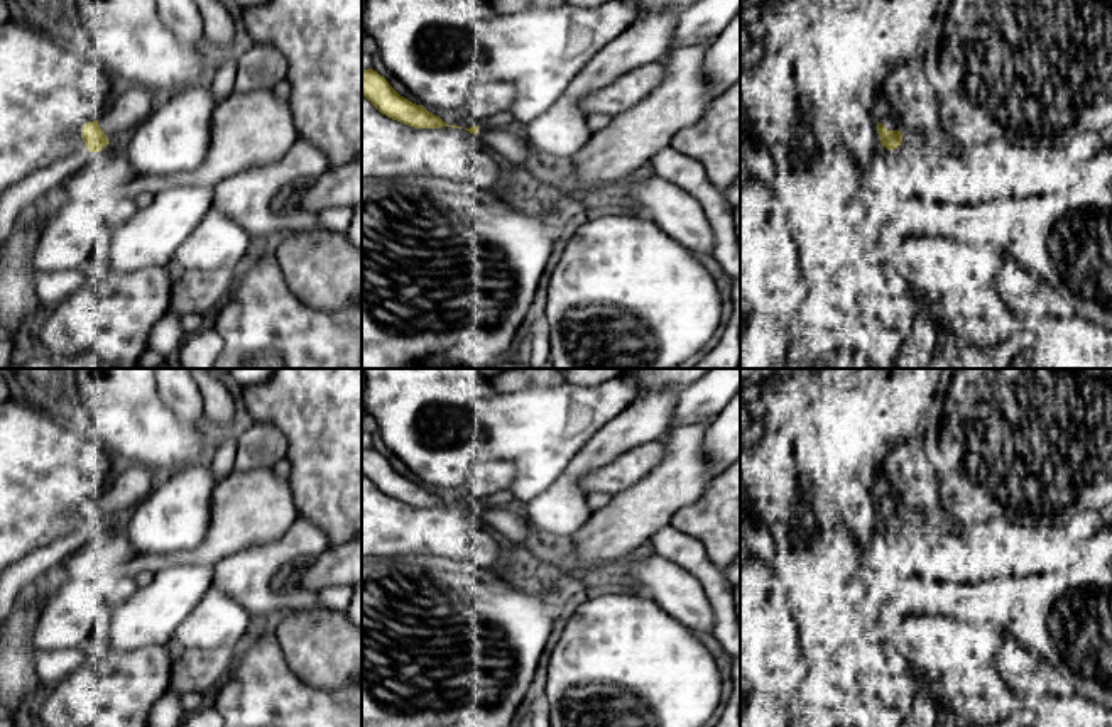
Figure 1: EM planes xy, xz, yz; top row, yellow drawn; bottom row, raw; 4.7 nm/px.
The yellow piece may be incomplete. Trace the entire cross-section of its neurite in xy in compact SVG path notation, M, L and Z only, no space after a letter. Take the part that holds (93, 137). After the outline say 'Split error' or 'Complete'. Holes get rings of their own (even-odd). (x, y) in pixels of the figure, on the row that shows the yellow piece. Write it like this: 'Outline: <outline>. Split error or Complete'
Outline: M120 86L106 112L81 127L81 139L90 152L103 150L110 142L122 140L140 125L157 105L159 96L140 86Z. Split error

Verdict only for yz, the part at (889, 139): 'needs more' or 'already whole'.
needs more

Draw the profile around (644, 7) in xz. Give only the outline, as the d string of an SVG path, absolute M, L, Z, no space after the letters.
M635 0L637 2L637 17L661 14L661 12L681 12L698 0Z

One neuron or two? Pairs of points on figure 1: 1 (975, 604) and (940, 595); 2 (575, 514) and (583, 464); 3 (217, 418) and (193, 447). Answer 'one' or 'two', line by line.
1: one
2: one
3: two

